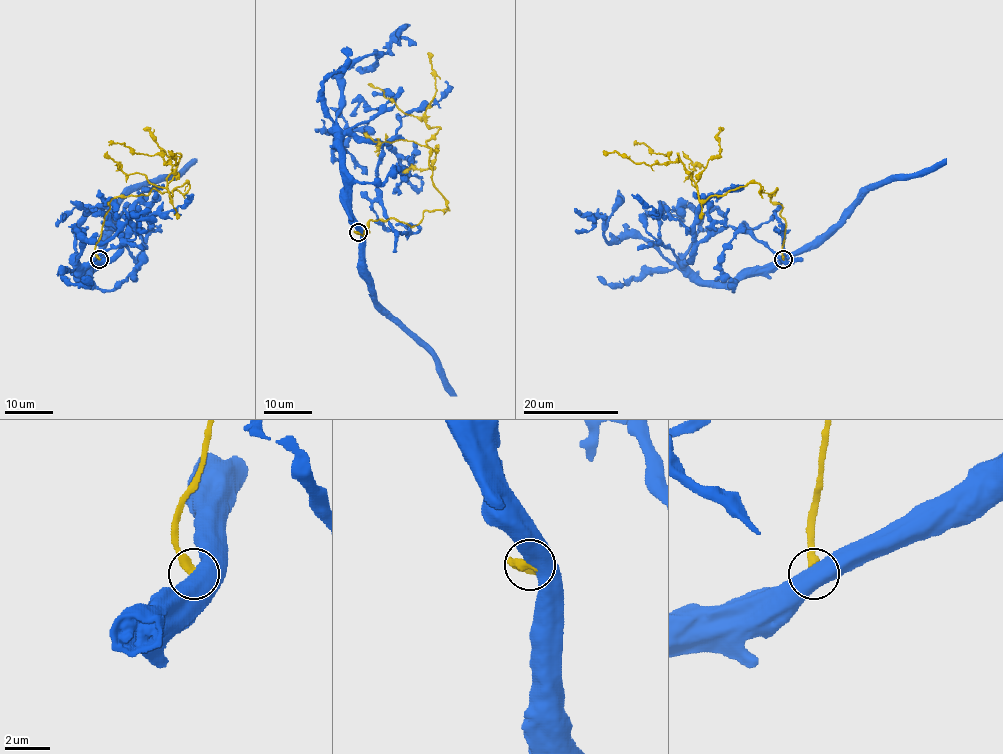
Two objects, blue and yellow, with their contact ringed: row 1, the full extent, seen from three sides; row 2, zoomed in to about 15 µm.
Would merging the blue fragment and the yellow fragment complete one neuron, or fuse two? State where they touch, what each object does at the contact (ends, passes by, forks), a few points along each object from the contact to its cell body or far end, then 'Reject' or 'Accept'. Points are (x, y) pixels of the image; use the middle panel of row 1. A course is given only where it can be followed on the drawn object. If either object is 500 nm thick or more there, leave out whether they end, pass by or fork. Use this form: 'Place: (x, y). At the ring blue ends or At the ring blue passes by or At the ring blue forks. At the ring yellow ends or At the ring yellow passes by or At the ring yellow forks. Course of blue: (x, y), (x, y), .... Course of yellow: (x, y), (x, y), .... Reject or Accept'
Place: (358, 232). Course of blue: (358, 232), (344, 176), (342, 139), (346, 135), (380, 147), (376, 199), (395, 231), (410, 231), (395, 225). Course of yellow: (358, 232), (449, 210), (429, 160), (441, 129), (425, 123), (436, 92), (428, 52). Reject

